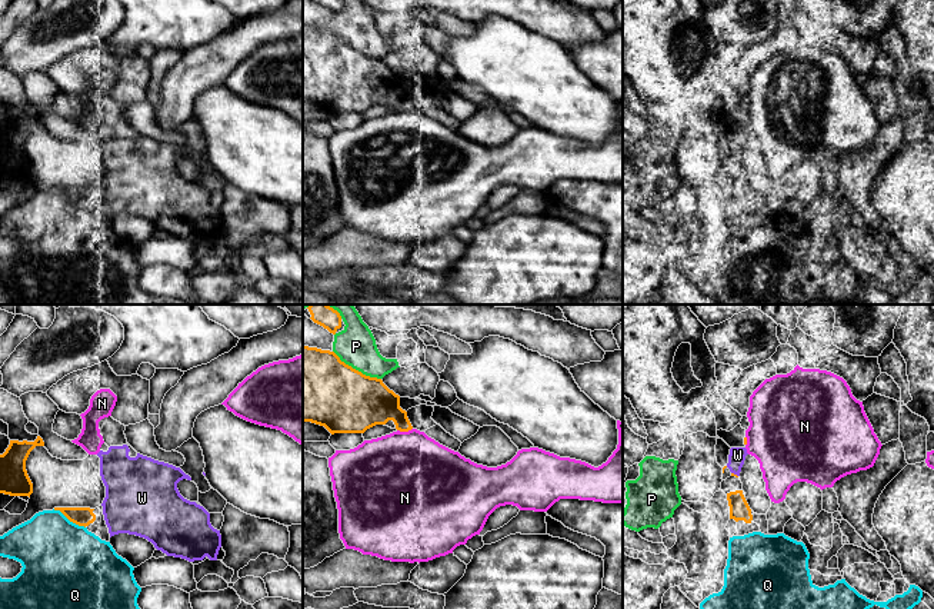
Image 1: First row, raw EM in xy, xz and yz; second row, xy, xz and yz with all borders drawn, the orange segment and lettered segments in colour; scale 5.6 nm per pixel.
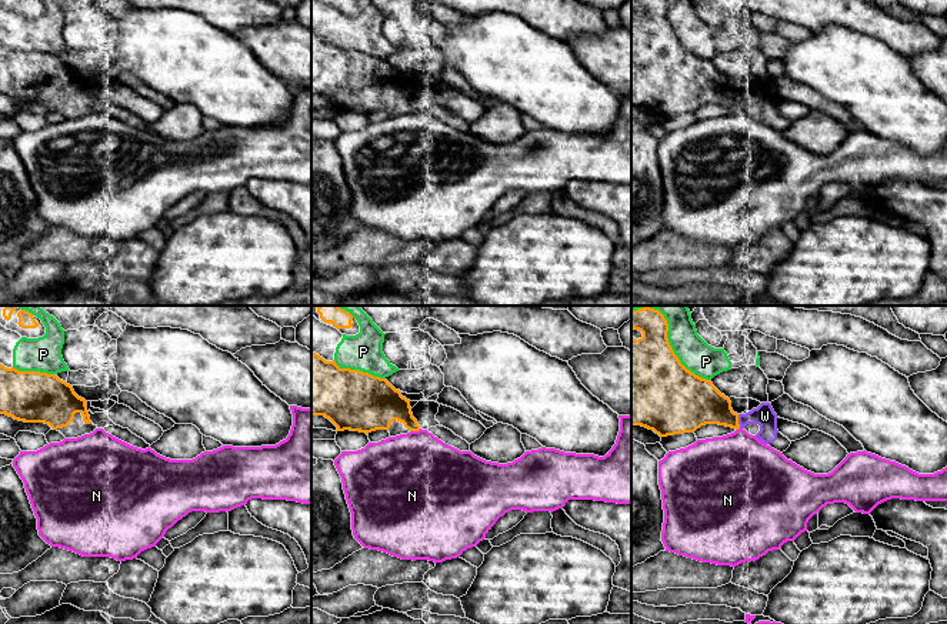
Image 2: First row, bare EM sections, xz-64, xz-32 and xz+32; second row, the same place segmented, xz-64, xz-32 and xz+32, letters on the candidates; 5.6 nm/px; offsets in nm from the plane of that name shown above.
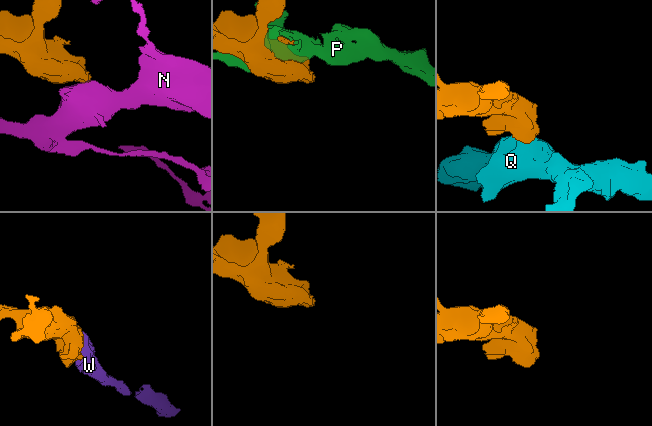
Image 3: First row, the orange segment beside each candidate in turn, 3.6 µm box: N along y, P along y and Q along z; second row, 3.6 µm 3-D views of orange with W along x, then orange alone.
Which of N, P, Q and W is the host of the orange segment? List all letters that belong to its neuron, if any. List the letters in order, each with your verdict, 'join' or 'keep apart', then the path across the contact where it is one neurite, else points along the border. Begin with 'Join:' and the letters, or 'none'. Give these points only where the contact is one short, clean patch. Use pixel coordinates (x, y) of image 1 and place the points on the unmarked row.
Join: W
N: keep apart
P: keep apart
Q: keep apart; border along xy (53, 189), (57, 189), (70, 200), (84, 208)
W: join

